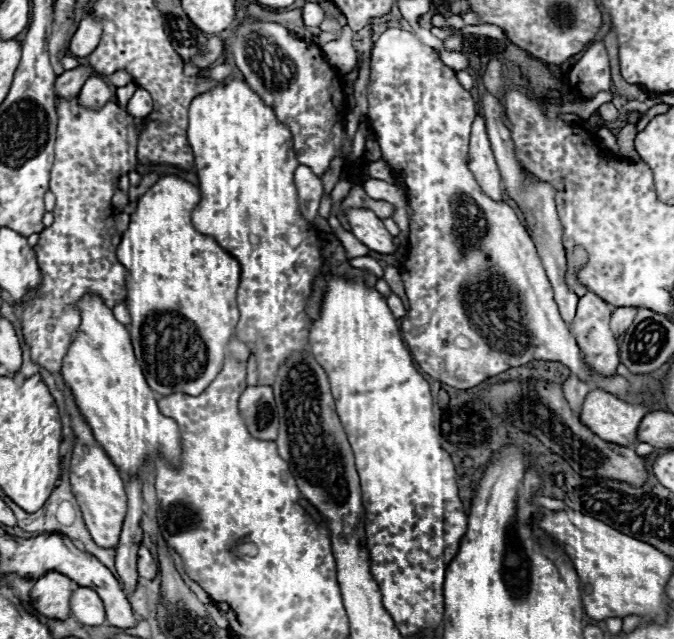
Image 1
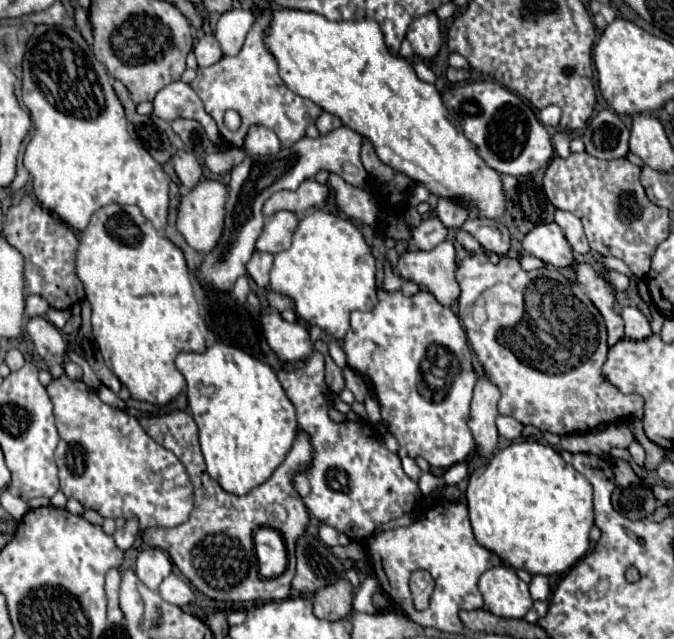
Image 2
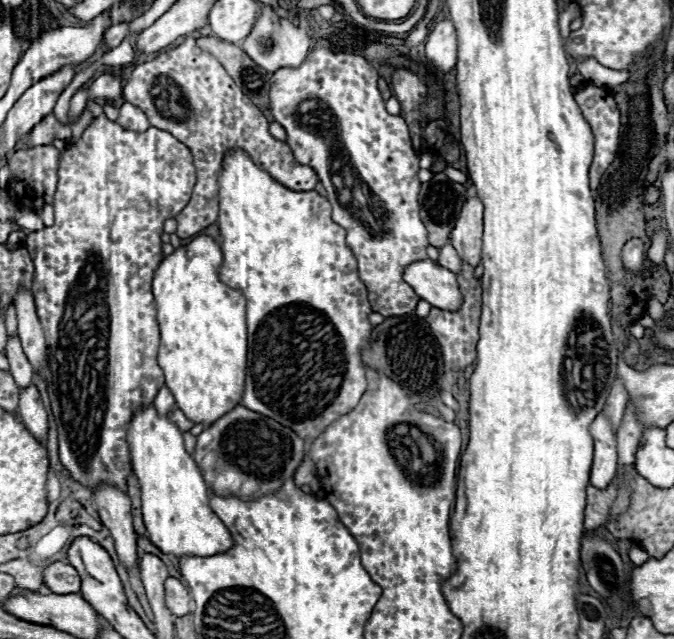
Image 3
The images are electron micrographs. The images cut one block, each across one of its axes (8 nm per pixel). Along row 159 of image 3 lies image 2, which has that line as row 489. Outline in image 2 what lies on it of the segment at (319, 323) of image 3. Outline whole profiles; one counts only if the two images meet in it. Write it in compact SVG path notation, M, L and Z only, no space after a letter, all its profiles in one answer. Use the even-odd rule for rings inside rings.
M222 342L202 354L180 352L176 366L188 384L188 408L198 424L208 474L226 492L238 496L260 486L284 462L298 432L294 406L274 370L252 354Z

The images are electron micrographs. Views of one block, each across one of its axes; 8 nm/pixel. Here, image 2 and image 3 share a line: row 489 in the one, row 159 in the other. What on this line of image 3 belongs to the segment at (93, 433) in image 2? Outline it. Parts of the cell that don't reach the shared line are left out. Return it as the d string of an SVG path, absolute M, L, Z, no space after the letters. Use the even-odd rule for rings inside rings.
M104 114L92 118L88 128L82 132L82 136L74 142L68 142L66 148L62 150L60 156L60 168L58 168L58 190L54 194L54 214L56 222L54 226L46 226L38 232L28 234L26 238L26 248L30 252L30 258L34 262L34 280L32 280L32 292L36 300L36 310L40 324L44 328L46 336L46 356L44 356L44 366L40 374L46 380L48 386L48 396L50 396L50 406L52 414L56 418L58 426L58 444L60 444L60 462L64 468L70 472L72 480L80 482L88 490L96 490L102 484L116 486L120 492L126 492L126 478L130 474L130 454L128 454L128 444L126 444L126 426L134 414L136 406L150 404L158 392L160 386L164 386L164 374L156 362L158 346L160 346L160 332L158 332L158 322L156 322L156 304L152 296L152 276L160 260L164 258L162 254L162 224L166 218L174 218L184 204L188 204L192 188L196 184L196 172L192 164L192 154L190 150L178 142L172 134L158 130L158 128L148 128L146 132L132 132L122 128L118 122L108 120Z

